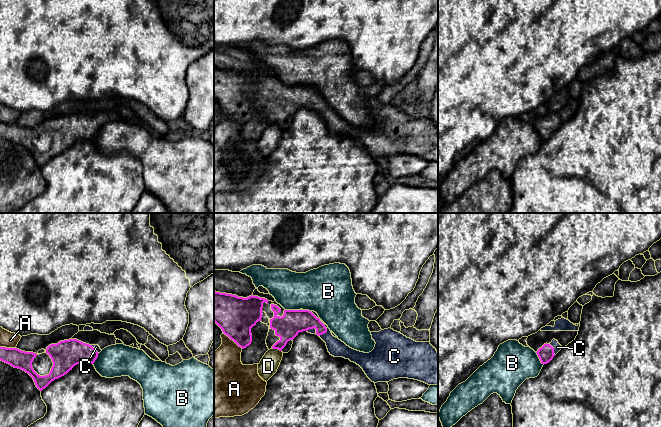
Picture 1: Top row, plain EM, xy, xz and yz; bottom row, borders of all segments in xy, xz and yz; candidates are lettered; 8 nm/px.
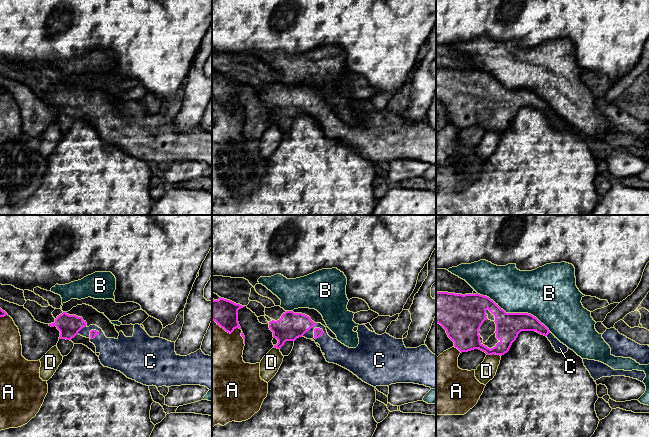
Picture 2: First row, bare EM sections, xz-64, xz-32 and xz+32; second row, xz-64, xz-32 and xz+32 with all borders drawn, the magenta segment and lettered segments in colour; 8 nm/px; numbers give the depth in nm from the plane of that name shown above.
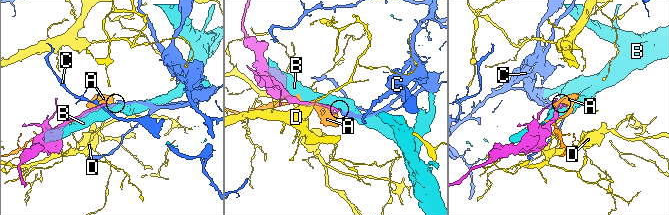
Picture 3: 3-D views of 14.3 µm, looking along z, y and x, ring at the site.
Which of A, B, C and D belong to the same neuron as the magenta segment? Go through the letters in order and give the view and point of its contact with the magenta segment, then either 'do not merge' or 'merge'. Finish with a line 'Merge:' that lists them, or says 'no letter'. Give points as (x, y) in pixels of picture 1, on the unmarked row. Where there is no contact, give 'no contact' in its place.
A: contact xz (233, 116); do not merge
B: contact xz (292, 86); do not merge
C: contact xz (326, 105); merge
D: contact xz (277, 124); do not merge
Merge: C

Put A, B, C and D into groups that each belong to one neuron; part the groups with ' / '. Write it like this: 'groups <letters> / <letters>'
groups A / B / C / D

